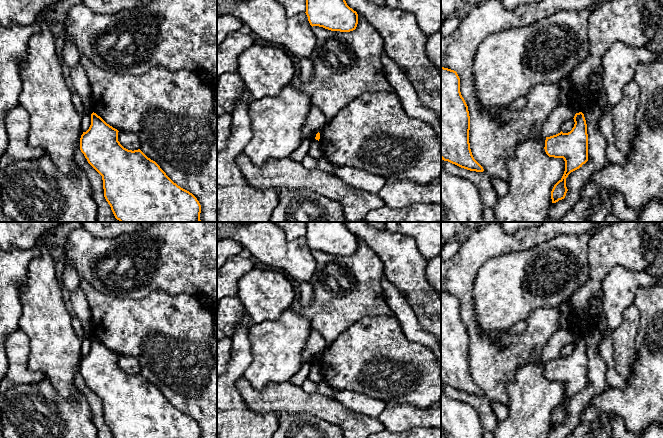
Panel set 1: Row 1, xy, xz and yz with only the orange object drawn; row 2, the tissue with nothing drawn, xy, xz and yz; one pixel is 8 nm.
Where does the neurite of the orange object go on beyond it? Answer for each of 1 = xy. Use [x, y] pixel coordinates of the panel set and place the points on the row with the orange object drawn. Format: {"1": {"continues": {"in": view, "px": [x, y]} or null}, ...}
{"1": {"continues": null}}

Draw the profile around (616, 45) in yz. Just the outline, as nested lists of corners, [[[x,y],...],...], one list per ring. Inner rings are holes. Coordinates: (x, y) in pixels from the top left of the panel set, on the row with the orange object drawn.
[[[615,42],[602,58],[603,82],[610,105],[613,107],[622,99],[625,85],[633,79],[640,63],[656,60],[658,53],[646,47],[632,47]]]

